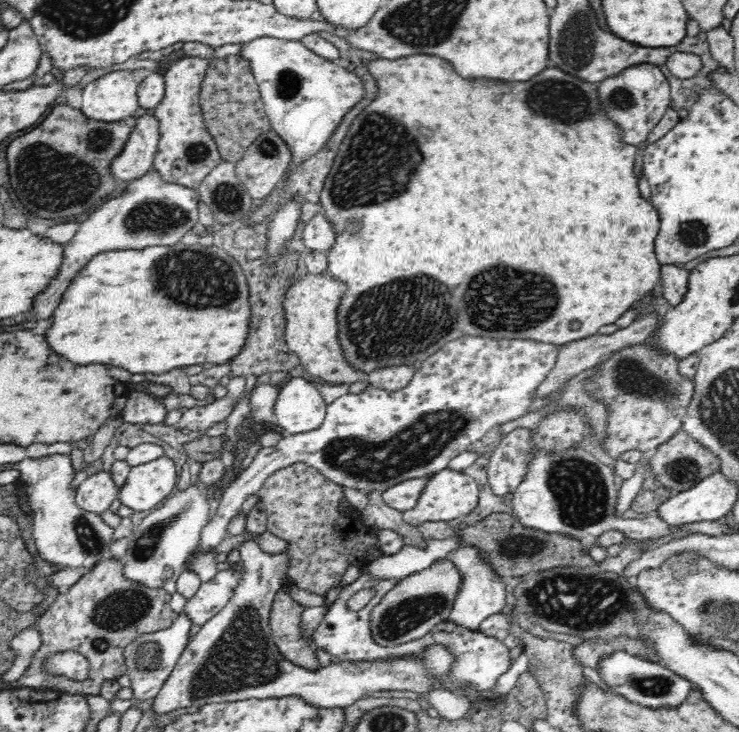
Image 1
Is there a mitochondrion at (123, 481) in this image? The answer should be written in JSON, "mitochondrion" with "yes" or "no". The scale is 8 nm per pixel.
{"mitochondrion":"no"}

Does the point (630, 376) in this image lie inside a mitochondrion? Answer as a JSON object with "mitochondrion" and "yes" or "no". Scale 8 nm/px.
{"mitochondrion":"yes"}

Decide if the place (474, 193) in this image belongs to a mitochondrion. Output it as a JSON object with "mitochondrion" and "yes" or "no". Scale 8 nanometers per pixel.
{"mitochondrion":"no"}

